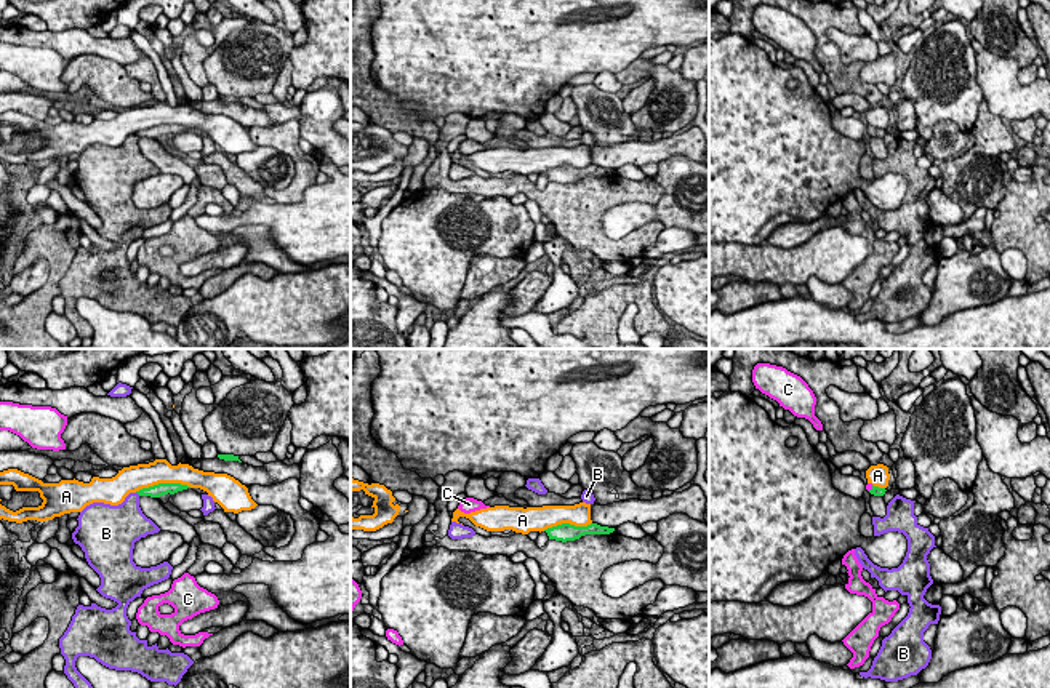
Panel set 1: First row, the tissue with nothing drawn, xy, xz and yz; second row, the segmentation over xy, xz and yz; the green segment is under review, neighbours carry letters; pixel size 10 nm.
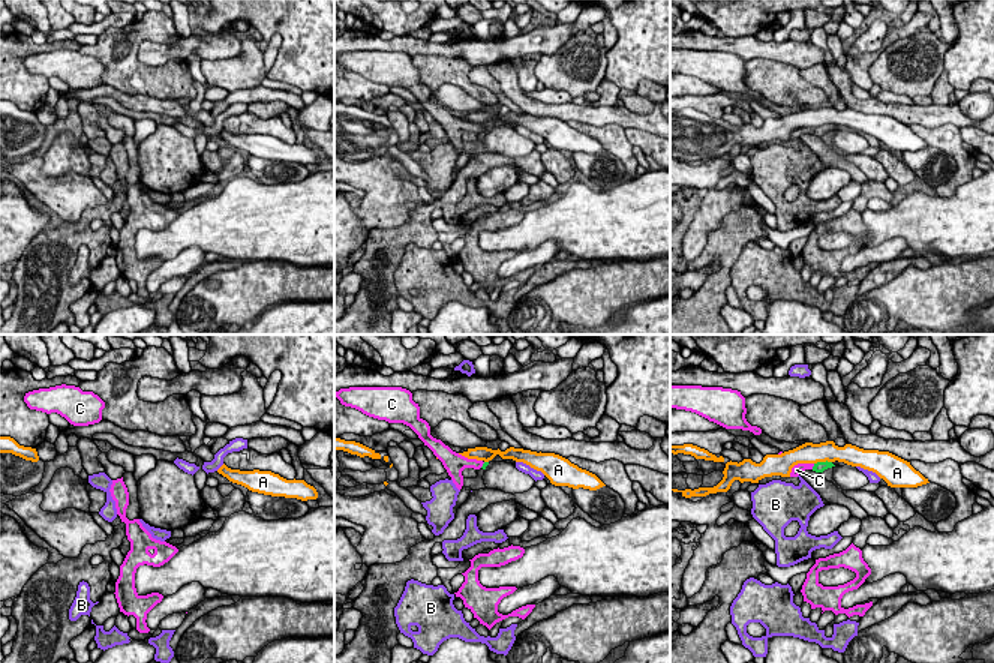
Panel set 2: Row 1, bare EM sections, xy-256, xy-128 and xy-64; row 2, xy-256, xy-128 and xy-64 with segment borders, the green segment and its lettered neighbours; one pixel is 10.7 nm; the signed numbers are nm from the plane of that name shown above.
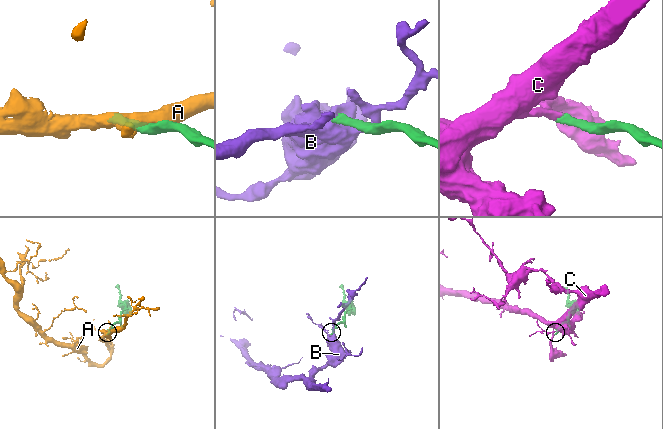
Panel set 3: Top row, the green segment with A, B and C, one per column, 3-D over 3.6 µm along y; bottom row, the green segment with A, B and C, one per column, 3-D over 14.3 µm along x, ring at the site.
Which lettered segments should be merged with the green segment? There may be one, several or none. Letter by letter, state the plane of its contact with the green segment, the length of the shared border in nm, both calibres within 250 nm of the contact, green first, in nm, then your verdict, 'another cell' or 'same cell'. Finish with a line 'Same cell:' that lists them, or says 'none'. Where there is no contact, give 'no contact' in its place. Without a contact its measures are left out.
A: xy | 600 nm | 130/260 nm | another cell
B: xy | 60 nm | 130/280 nm | another cell
C: yz | 80 nm | 100/60 nm | same cell
Same cell: C

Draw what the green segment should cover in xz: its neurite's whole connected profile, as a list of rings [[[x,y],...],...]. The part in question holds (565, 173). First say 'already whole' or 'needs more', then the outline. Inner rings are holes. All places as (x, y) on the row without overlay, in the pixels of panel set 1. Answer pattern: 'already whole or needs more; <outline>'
already whole; [[[562,165],[552,170],[544,171],[549,178],[549,181],[555,181],[555,182],[575,182],[579,181],[584,176],[610,176],[615,173],[615,170],[608,170],[608,168],[600,168],[597,165],[591,165],[587,168],[575,168],[570,165]]]

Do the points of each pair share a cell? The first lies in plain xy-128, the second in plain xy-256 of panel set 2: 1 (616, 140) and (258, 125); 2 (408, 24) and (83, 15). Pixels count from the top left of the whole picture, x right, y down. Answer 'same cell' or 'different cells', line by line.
1: same cell
2: different cells

